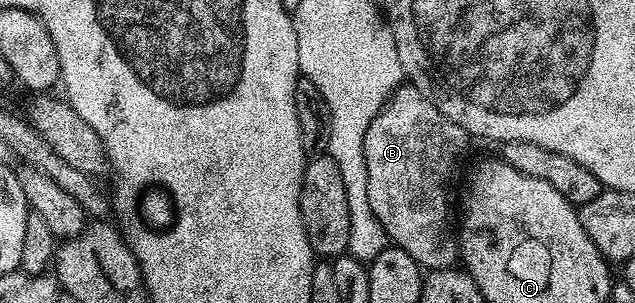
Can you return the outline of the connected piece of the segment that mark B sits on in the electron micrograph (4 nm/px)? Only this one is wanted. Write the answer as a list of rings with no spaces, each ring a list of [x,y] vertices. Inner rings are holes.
[[[405,83],[400,88],[394,90],[391,97],[384,104],[380,114],[374,119],[374,123],[370,123],[370,127],[366,131],[366,143],[364,144],[364,154],[366,155],[366,195],[370,195],[370,211],[374,211],[374,215],[378,219],[378,223],[384,228],[384,233],[389,242],[395,248],[406,251],[406,255],[410,255],[425,270],[433,269],[450,269],[457,264],[458,261],[458,241],[454,236],[454,229],[448,226],[448,216],[452,213],[452,180],[456,177],[456,172],[460,169],[460,164],[464,161],[464,156],[468,153],[468,141],[470,142],[470,134],[462,127],[458,127],[458,123],[454,123],[450,119],[446,119],[446,115],[442,115],[442,111],[438,111],[438,107],[434,107],[434,103],[430,103],[430,99],[426,99],[426,95],[422,95],[422,91],[418,91],[410,83]]]

